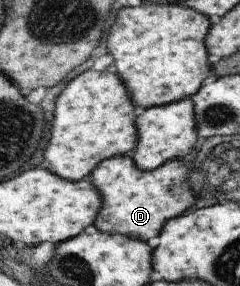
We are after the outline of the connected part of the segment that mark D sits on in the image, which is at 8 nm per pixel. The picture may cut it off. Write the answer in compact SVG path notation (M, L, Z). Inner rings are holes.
M127 154L102 160L94 166L89 177L91 184L94 184L95 188L98 188L101 193L101 207L92 225L102 233L120 234L152 243L166 221L179 216L186 210L190 210L196 203L196 195L193 194L187 182L189 176L189 167L187 165L188 161L168 160L152 170L139 170L135 166L132 156Z

